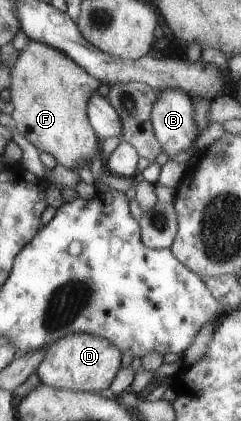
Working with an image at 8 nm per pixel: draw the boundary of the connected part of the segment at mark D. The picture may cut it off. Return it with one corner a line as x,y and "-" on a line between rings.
76,332
65,335
47,347
44,359
37,367
34,376
40,378
42,383
55,388
91,392
104,391
112,385
114,376
125,364
125,358
121,354
120,348
113,346
108,339
88,332

